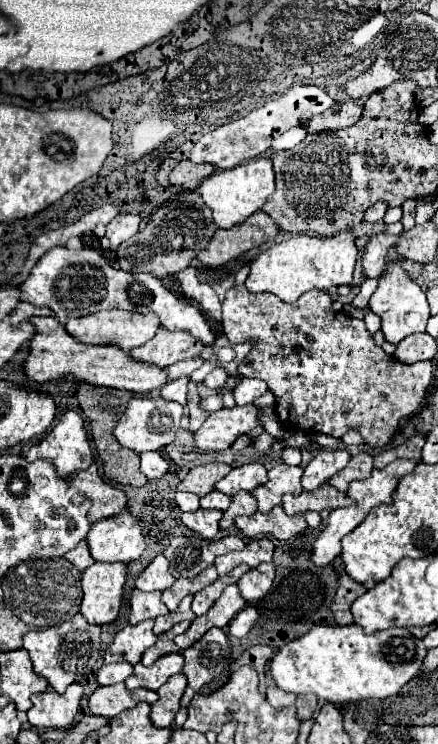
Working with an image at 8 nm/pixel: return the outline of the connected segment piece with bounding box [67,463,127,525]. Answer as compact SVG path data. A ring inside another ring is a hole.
M93 463L89 469L73 473L67 483L81 491L87 499L91 499L91 509L87 513L87 519L91 521L91 525L95 521L101 519L109 519L119 515L125 509L127 497L121 489L115 489L113 485L109 485L107 481L103 481L103 477L97 473L97 465Z

